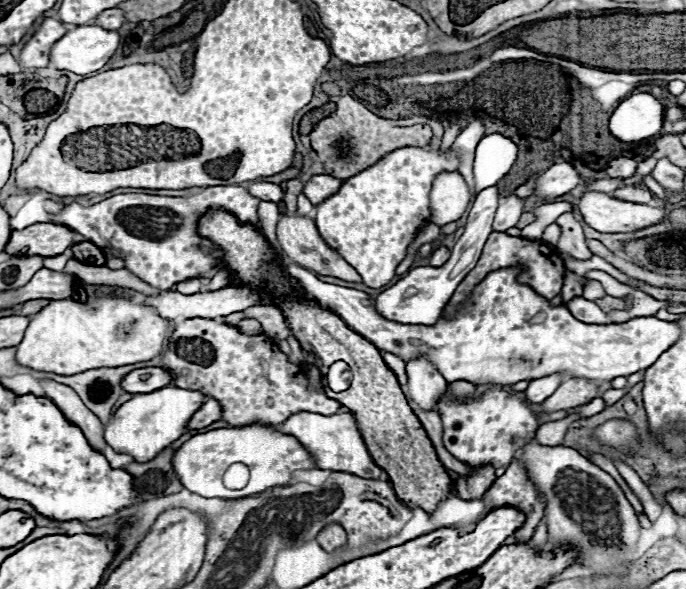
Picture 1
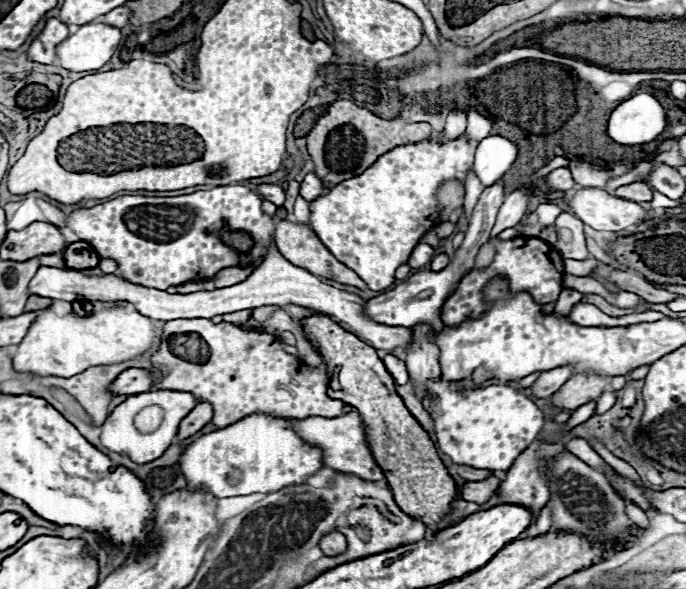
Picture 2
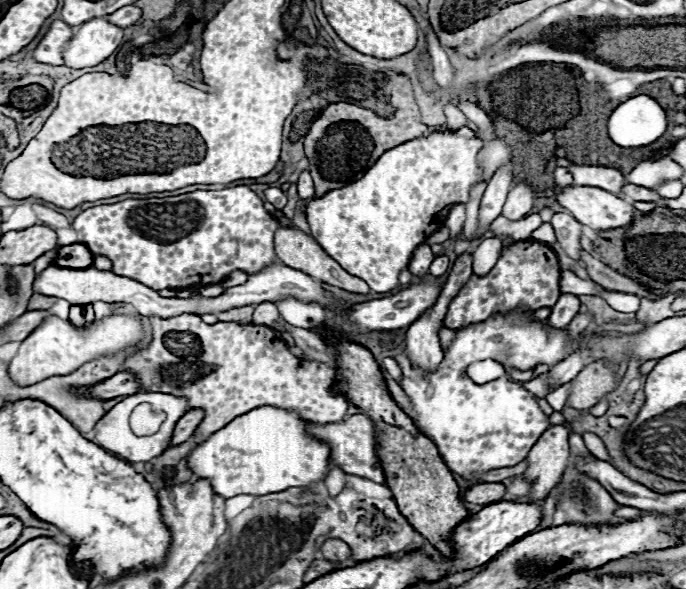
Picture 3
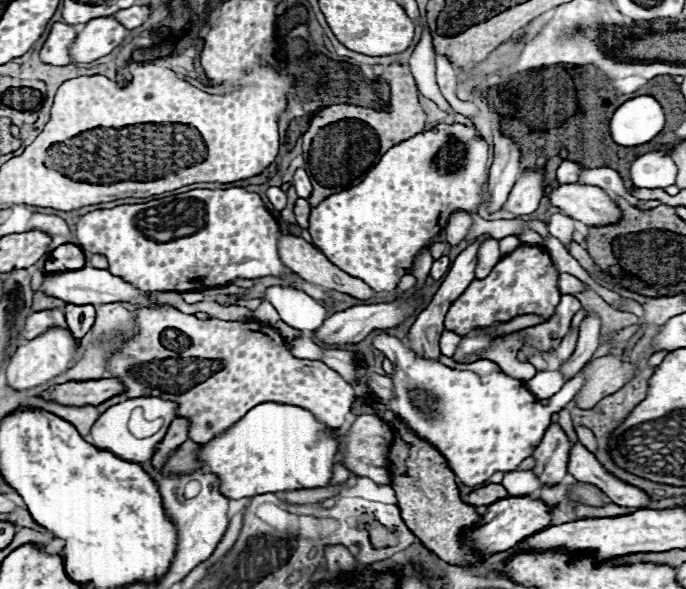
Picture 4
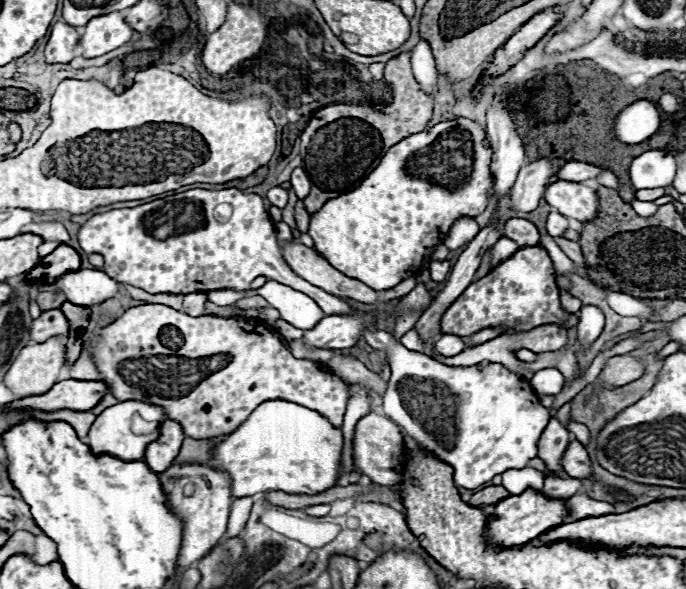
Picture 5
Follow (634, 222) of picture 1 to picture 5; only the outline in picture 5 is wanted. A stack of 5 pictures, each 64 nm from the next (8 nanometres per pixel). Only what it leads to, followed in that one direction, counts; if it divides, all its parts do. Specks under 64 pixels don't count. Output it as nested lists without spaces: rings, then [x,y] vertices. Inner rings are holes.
[[[558,180],[554,184],[548,184],[544,192],[544,200],[560,214],[568,218],[576,218],[580,222],[592,220],[598,210],[596,190],[584,186],[582,182]]]

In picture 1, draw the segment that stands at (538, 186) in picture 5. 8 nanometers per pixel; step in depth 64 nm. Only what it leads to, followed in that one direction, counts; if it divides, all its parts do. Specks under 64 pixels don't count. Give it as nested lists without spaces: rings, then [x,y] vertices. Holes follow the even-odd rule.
[[[510,194],[506,196],[500,206],[498,206],[498,212],[496,212],[496,218],[494,218],[494,232],[506,232],[508,228],[516,226],[520,216],[522,216],[522,210],[524,204],[522,204],[522,198],[518,198],[516,194]]]

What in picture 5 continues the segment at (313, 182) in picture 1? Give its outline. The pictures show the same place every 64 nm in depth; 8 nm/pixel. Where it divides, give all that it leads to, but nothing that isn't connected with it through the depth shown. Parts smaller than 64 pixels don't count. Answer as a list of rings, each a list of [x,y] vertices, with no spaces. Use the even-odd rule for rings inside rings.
[[[300,166],[294,168],[290,182],[292,182],[292,190],[296,192],[296,196],[298,196],[300,200],[302,200],[304,196],[308,196],[308,192],[310,192],[310,180],[308,180],[306,172],[304,172]]]

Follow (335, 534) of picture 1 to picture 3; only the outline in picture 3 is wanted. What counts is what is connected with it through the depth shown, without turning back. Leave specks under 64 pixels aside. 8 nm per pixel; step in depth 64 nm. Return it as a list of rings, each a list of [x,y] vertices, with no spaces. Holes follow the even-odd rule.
[[[336,538],[334,540],[326,540],[320,550],[322,550],[326,560],[336,562],[336,564],[342,564],[342,562],[346,562],[350,558],[350,548],[342,540],[336,540]]]

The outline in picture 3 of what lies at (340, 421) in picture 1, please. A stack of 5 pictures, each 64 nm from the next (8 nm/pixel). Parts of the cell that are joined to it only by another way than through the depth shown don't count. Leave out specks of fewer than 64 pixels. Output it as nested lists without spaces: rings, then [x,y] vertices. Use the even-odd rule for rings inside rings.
[[[354,414],[350,420],[338,422],[338,424],[310,424],[310,434],[326,444],[330,444],[330,462],[334,466],[340,466],[346,474],[354,474],[360,478],[370,478],[378,484],[384,484],[384,470],[380,464],[380,458],[376,454],[376,426],[366,414]]]

